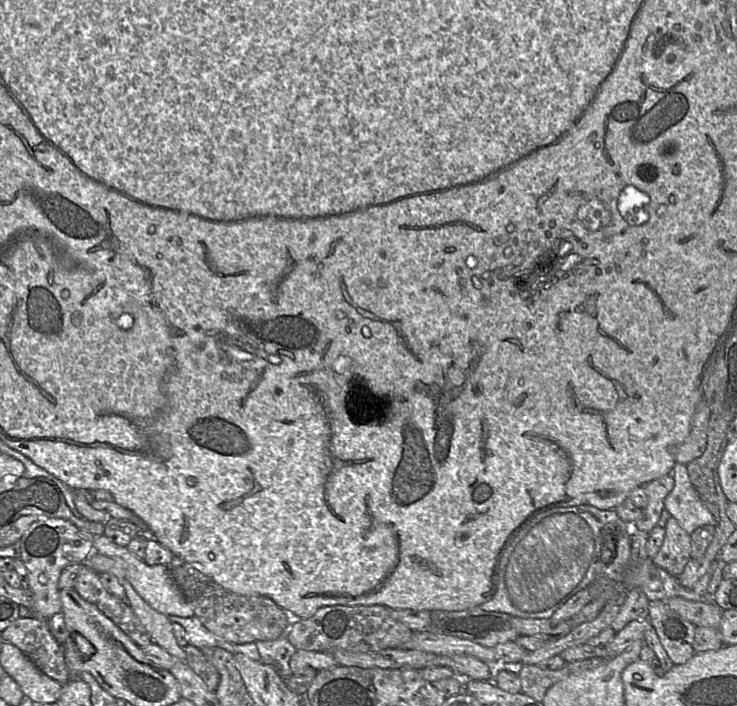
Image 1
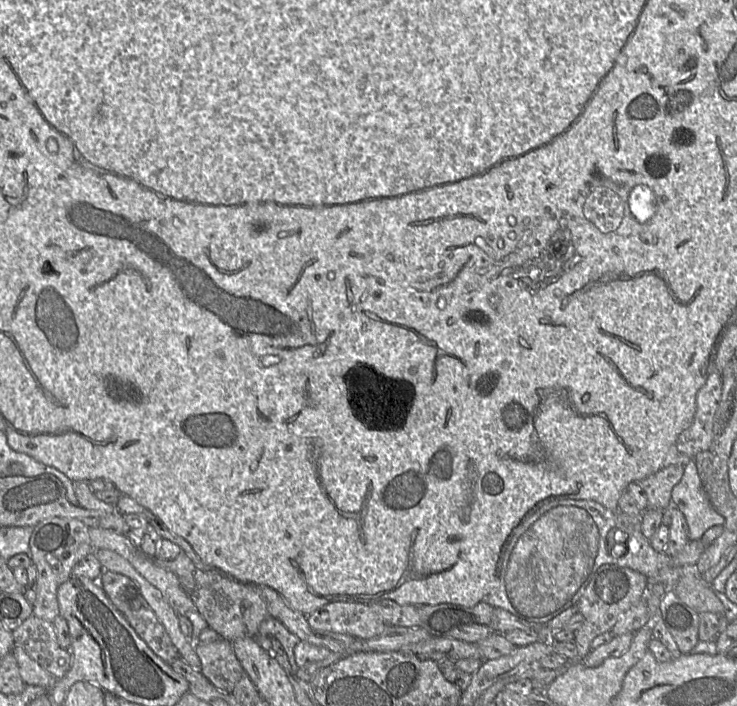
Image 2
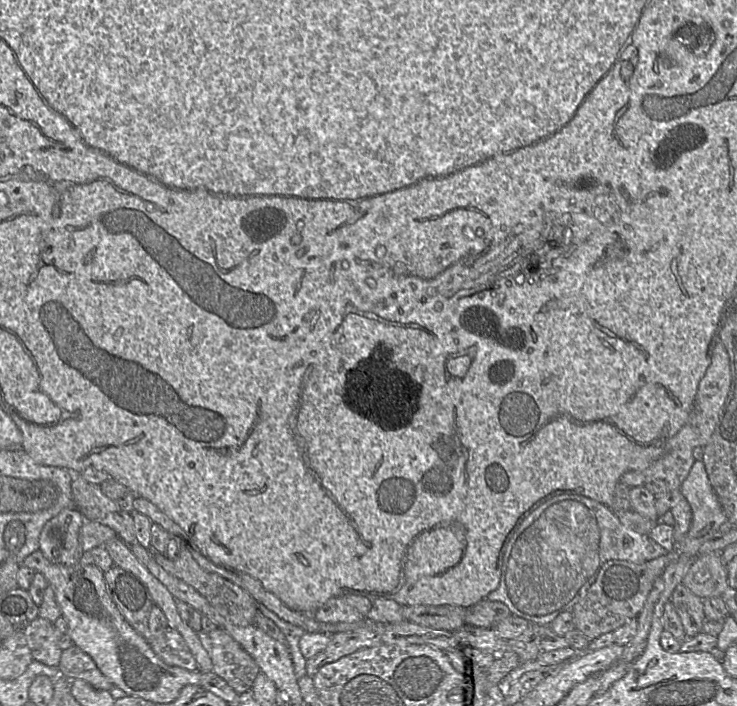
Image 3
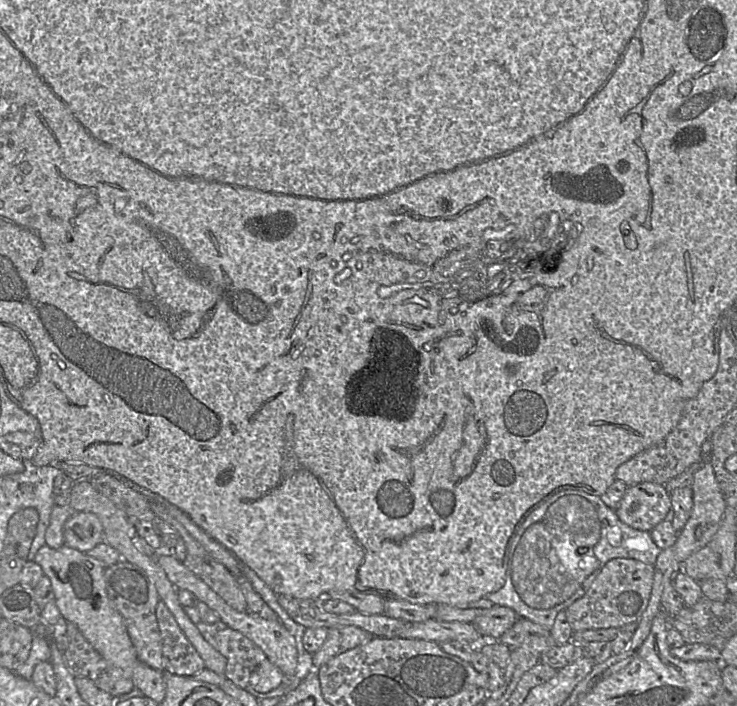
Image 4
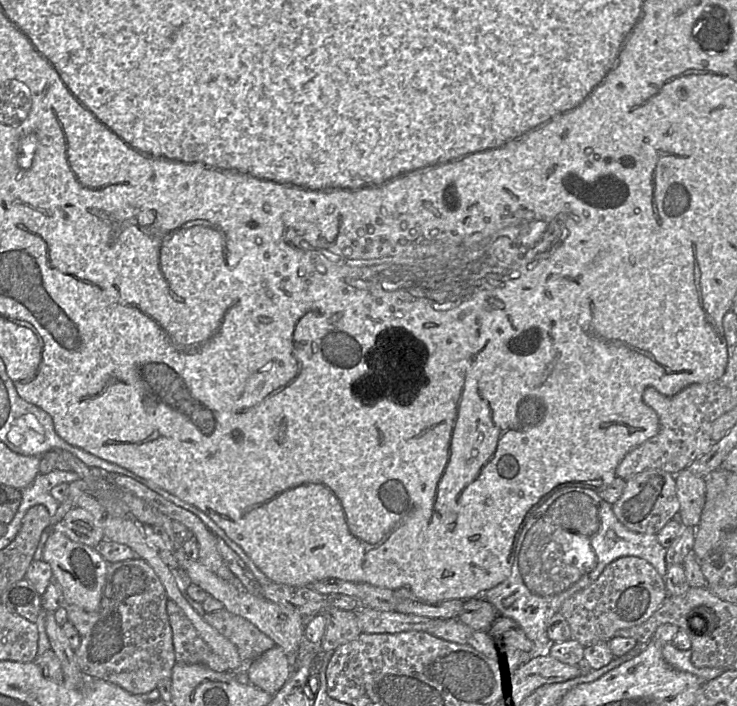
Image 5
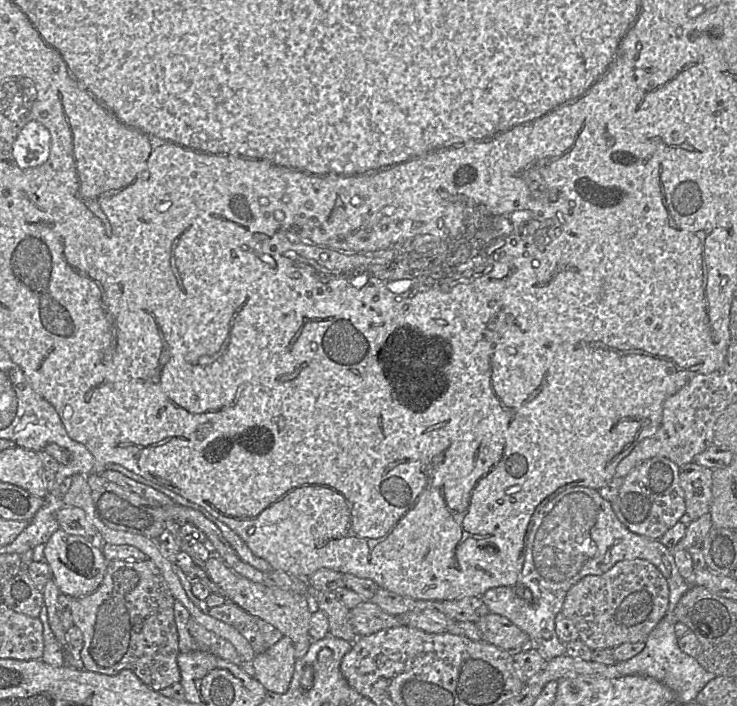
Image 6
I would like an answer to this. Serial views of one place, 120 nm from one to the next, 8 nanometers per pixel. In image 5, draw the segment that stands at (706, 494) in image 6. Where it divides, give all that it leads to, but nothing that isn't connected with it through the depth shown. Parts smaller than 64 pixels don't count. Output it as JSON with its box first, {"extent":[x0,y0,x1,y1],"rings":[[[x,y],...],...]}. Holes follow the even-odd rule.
{"extent":[676,469,706,527],"rings":[[[683,469],[676,476],[676,493],[680,503],[679,515],[685,527],[697,526],[705,505],[706,485],[703,477],[698,477]]]}

